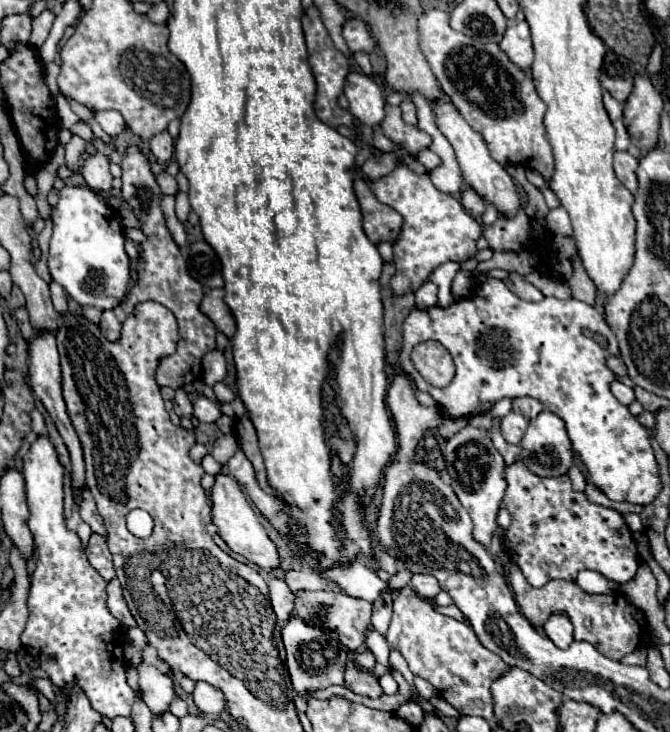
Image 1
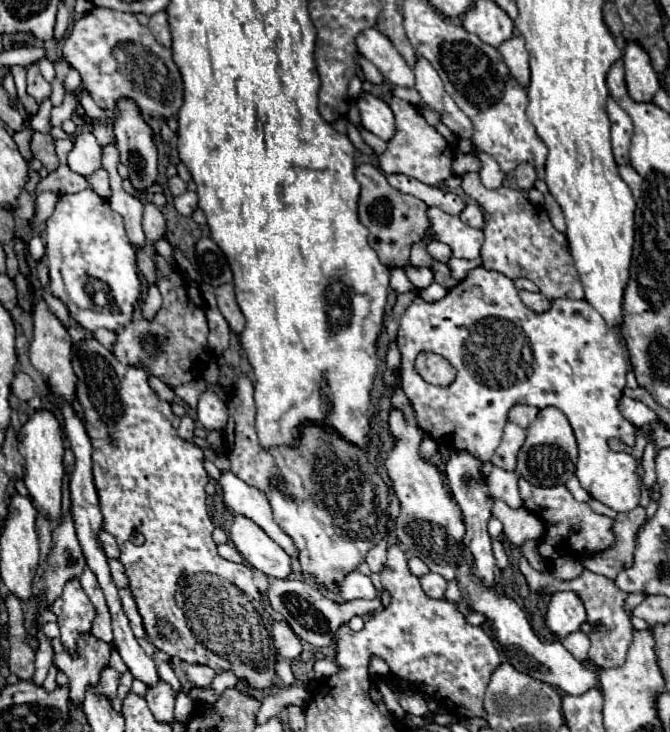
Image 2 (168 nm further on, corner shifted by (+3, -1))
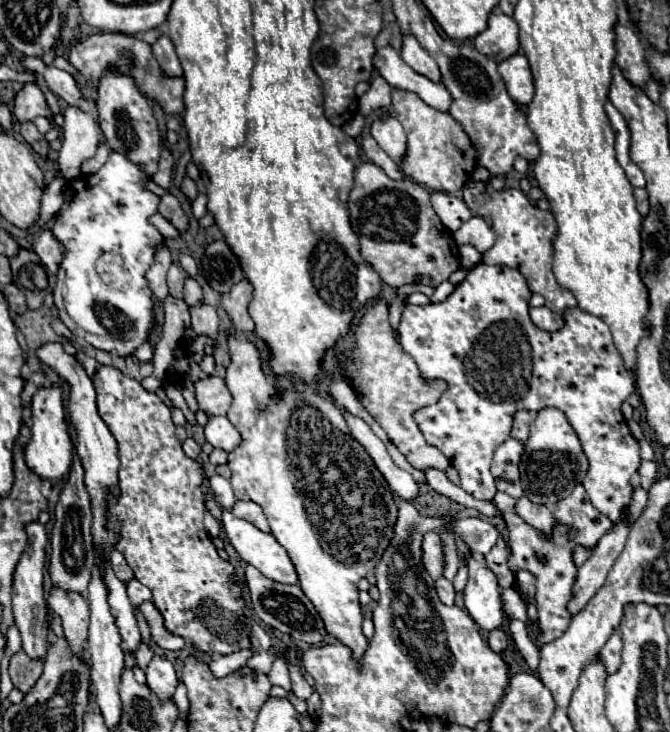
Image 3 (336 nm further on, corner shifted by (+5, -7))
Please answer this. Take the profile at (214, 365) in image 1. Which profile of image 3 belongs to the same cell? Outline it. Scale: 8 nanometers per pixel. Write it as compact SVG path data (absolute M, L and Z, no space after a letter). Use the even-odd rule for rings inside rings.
M210 417L208 425L204 427L204 433L206 433L206 441L212 447L222 449L226 453L230 453L232 449L236 449L236 445L240 445L240 433L228 421L228 417Z

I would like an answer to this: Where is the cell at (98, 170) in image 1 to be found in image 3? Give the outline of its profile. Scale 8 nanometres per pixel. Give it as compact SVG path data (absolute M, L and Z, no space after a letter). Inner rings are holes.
M72 105L64 109L62 149L58 153L58 165L66 181L74 181L82 175L80 165L82 161L94 157L100 135L102 131L92 113L86 113Z

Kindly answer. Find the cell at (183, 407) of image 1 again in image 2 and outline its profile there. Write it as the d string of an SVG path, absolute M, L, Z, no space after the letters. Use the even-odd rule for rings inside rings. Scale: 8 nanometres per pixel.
M188 413L182 417L182 423L178 427L178 435L182 439L192 439L194 437L194 421L192 421L192 417Z

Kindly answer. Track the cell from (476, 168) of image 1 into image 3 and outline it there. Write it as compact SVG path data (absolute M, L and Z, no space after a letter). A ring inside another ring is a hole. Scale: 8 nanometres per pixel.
M404 35L402 37L402 49L400 49L402 59L418 73L426 75L432 81L440 81L440 69L436 65L436 61L420 47L420 43L416 41L414 35Z

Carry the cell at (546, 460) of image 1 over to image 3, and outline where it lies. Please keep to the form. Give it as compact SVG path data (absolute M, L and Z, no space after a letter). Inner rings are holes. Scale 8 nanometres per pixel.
M554 407L540 409L534 423L530 425L530 437L524 445L524 453L520 461L520 477L522 477L524 495L532 503L542 503L550 507L558 503L560 499L568 497L572 489L578 483L582 483L586 473L588 473L588 459L566 415Z

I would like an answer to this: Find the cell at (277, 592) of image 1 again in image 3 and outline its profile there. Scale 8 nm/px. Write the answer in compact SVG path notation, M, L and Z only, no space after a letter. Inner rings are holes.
M288 661L288 669L290 669L290 679L292 679L292 691L300 701L308 701L312 695L312 687L304 681L300 667L294 661Z

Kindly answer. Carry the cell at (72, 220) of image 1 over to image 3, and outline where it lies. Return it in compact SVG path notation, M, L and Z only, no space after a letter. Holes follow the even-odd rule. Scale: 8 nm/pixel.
M112 151L108 161L90 175L90 183L74 179L68 185L66 203L52 225L52 233L64 245L64 261L60 263L54 291L54 303L62 321L74 327L90 345L102 351L116 351L122 357L130 357L144 343L154 323L154 295L146 271L154 263L164 237L148 221L160 203L160 197L146 189L148 179L142 165L132 165L128 157Z

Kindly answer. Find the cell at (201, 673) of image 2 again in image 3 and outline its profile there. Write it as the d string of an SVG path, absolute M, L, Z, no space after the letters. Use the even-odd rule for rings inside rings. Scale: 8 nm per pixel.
M256 645L248 647L248 649L240 649L240 653L232 653L232 655L224 655L224 657L212 657L210 659L210 669L216 677L226 677L228 673L240 669L246 665L246 661L256 655L260 649Z

